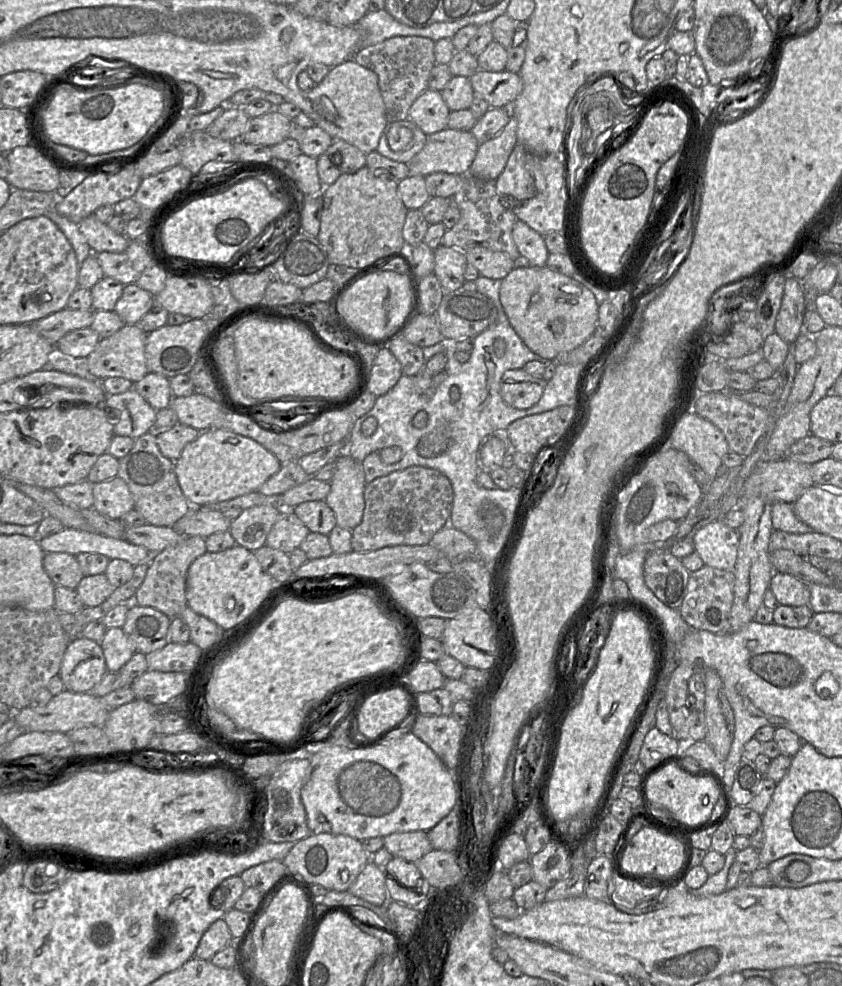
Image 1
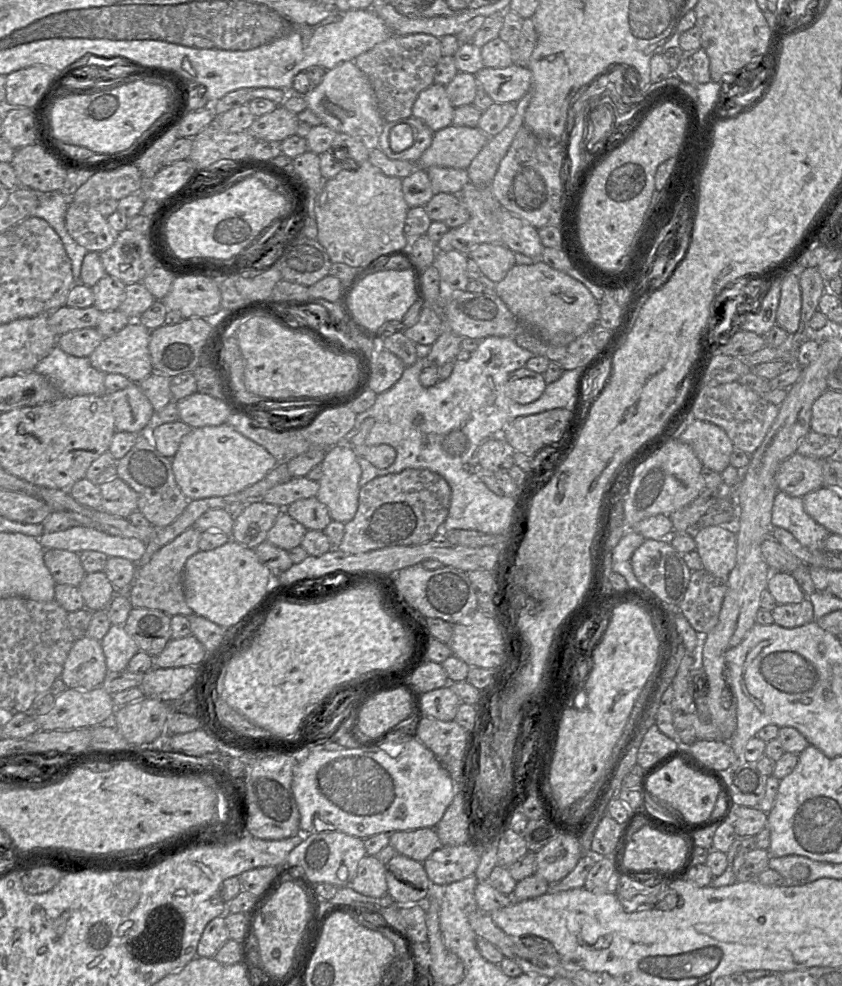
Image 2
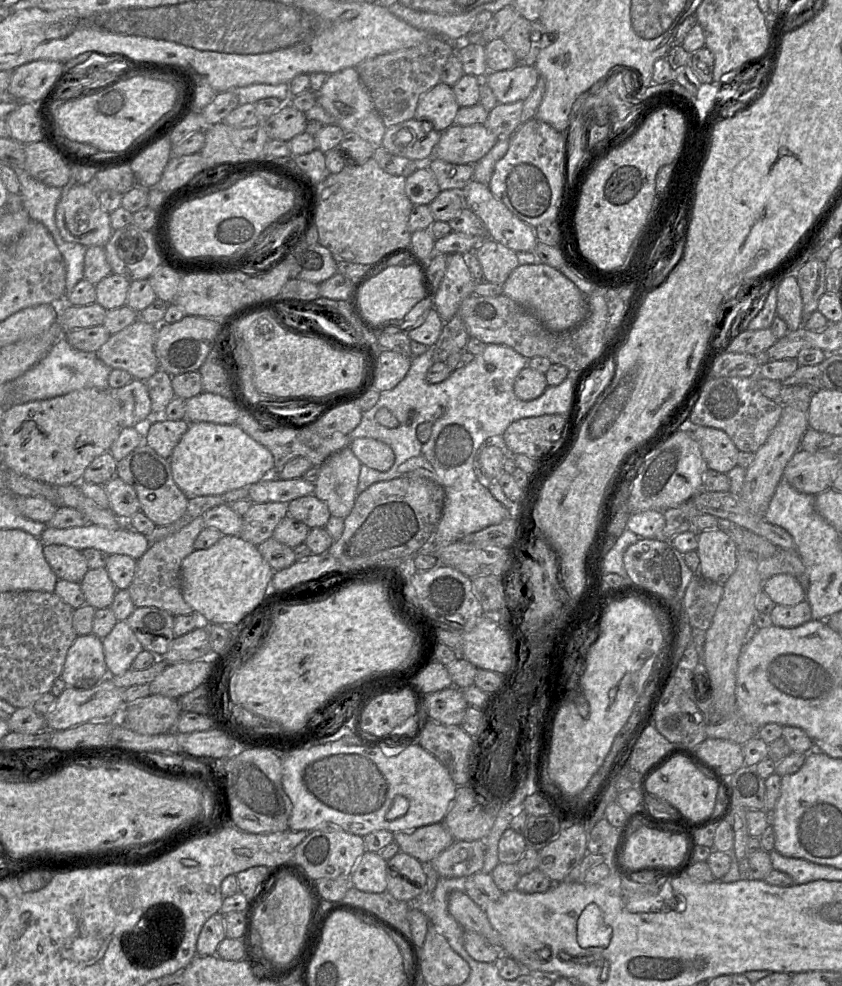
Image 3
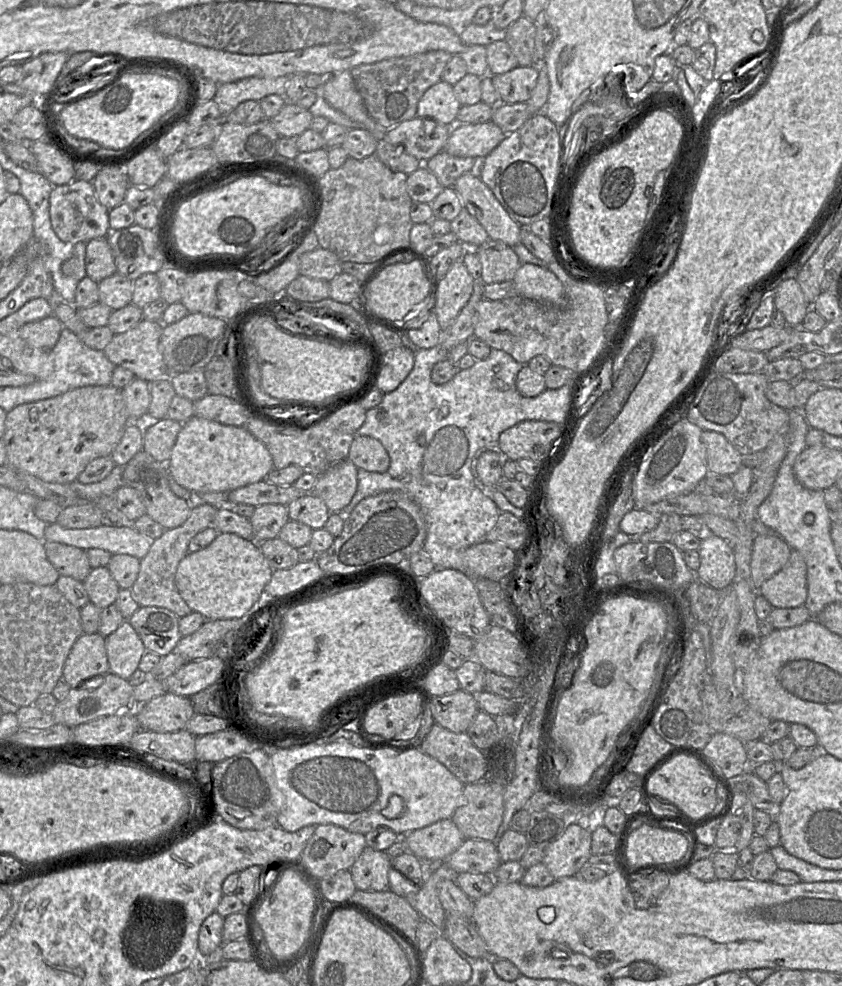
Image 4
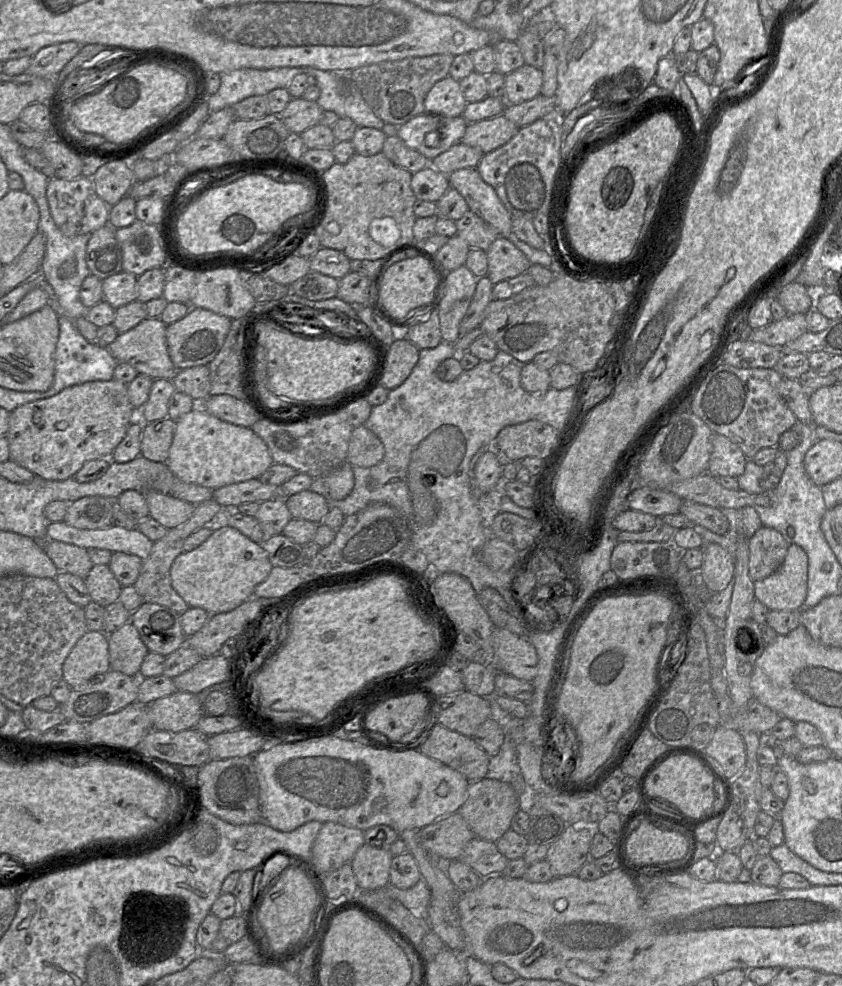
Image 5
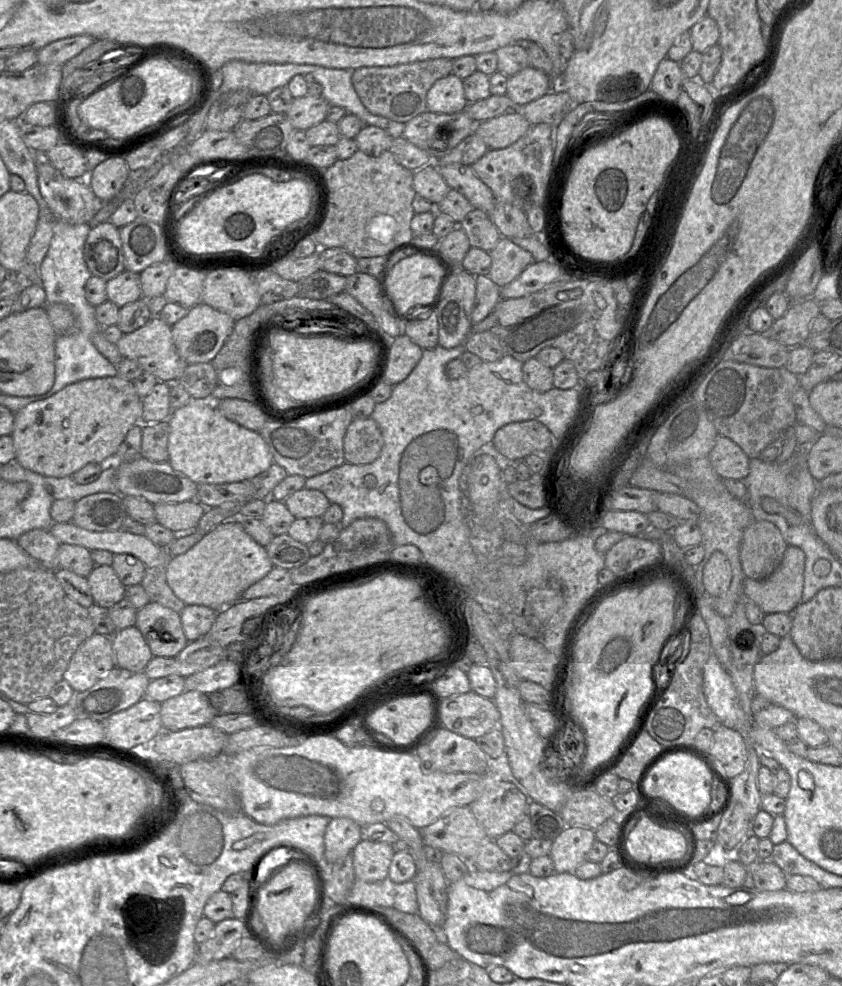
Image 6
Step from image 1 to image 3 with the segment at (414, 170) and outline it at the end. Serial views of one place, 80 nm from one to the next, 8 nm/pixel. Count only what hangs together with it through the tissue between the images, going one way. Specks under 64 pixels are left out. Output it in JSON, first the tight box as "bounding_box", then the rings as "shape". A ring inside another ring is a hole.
{"bounding_box":[433,124,499,165],"shape":[[[453,124],[441,133],[433,156],[451,164],[475,165],[498,142],[499,137],[485,125]]]}

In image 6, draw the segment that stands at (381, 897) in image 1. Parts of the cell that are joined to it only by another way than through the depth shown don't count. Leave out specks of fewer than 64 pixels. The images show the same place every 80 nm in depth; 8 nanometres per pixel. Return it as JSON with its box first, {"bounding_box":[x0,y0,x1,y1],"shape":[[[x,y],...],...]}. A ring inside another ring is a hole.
{"bounding_box":[352,840,394,882],"shape":[[[361,840],[352,851],[356,879],[365,882],[386,879],[394,854],[390,844]]]}

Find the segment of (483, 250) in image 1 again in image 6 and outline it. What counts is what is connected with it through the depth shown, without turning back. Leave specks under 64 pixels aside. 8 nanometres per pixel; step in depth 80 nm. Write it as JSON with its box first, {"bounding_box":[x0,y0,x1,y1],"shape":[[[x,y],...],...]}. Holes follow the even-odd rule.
{"bounding_box":[488,237,534,288],"shape":[[[505,237],[500,238],[490,255],[491,269],[488,277],[500,288],[516,279],[534,262],[531,253]]]}

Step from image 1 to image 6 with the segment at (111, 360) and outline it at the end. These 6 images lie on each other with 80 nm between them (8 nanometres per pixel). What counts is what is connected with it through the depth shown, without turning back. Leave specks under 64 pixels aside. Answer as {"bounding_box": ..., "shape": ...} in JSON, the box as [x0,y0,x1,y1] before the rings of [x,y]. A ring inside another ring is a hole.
{"bounding_box":[116,316,188,384],"shape":[[[153,316],[137,330],[123,334],[116,346],[123,358],[136,361],[144,371],[154,375],[158,381],[168,384],[177,382],[177,379],[188,365],[180,357],[173,344],[171,326],[157,316]]]}

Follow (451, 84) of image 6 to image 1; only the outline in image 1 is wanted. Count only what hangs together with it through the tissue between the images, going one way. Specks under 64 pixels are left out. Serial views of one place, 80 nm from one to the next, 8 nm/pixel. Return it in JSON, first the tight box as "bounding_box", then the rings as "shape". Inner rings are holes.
{"bounding_box":[409,88,450,135],"shape":[[[428,88],[413,102],[409,119],[426,135],[431,135],[448,127],[450,112],[440,91]]]}

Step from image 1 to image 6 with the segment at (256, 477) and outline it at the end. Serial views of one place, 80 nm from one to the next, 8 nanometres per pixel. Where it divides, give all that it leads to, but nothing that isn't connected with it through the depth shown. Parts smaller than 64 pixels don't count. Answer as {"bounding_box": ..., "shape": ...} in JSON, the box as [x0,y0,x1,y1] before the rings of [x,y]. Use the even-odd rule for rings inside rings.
{"bounding_box":[168,401,273,484],"shape":[[[194,401],[174,409],[168,418],[168,462],[171,467],[196,484],[221,484],[250,480],[273,463],[272,453],[258,431],[247,429],[229,420],[216,408],[215,401]]]}

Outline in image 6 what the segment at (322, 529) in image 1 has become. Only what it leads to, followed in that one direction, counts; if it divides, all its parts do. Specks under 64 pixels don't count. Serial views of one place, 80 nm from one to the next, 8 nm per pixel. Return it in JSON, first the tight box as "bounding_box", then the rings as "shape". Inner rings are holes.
{"bounding_box":[284,488,331,519],"shape":[[[302,488],[288,496],[284,504],[296,519],[322,518],[331,503],[319,490]]]}

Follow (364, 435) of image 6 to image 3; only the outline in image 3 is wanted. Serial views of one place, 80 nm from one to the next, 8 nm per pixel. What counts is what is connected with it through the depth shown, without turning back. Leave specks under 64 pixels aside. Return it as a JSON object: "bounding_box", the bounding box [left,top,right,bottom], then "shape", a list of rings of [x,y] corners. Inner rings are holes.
{"bounding_box":[349,438,395,472],"shape":[[[356,438],[349,444],[361,464],[379,472],[390,470],[395,461],[391,447],[373,438]]]}

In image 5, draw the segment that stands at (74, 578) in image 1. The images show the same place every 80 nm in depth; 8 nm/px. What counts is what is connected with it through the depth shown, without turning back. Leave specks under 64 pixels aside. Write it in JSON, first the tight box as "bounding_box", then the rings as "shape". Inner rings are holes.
{"bounding_box":[44,540,94,579],"shape":[[[46,540],[44,549],[59,572],[67,572],[85,579],[94,566],[88,551],[77,545]]]}

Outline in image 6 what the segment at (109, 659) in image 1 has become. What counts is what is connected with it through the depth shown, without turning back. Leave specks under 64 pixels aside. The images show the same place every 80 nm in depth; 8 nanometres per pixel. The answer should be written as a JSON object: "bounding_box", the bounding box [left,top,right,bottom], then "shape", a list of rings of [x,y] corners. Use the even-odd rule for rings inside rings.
{"bounding_box":[111,625,153,672],"shape":[[[135,625],[117,630],[111,636],[111,641],[115,667],[142,672],[153,657],[142,633]]]}

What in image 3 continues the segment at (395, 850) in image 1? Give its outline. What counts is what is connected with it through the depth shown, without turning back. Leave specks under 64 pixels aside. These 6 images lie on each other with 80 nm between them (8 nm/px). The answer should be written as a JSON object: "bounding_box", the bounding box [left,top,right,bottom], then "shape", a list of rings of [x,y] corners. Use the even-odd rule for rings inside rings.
{"bounding_box":[394,823,454,864],"shape":[[[443,823],[419,827],[394,834],[394,842],[404,852],[423,864],[430,864],[454,839]]]}

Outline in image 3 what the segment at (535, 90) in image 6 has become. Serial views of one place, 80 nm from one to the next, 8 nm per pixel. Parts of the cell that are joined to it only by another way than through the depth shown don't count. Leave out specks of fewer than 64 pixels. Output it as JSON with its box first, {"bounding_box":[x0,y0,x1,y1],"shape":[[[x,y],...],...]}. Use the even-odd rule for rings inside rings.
{"bounding_box":[482,65,539,104],"shape":[[[519,65],[513,68],[491,72],[482,78],[498,100],[498,104],[512,104],[524,101],[531,93],[539,79],[539,72],[535,65]]]}

